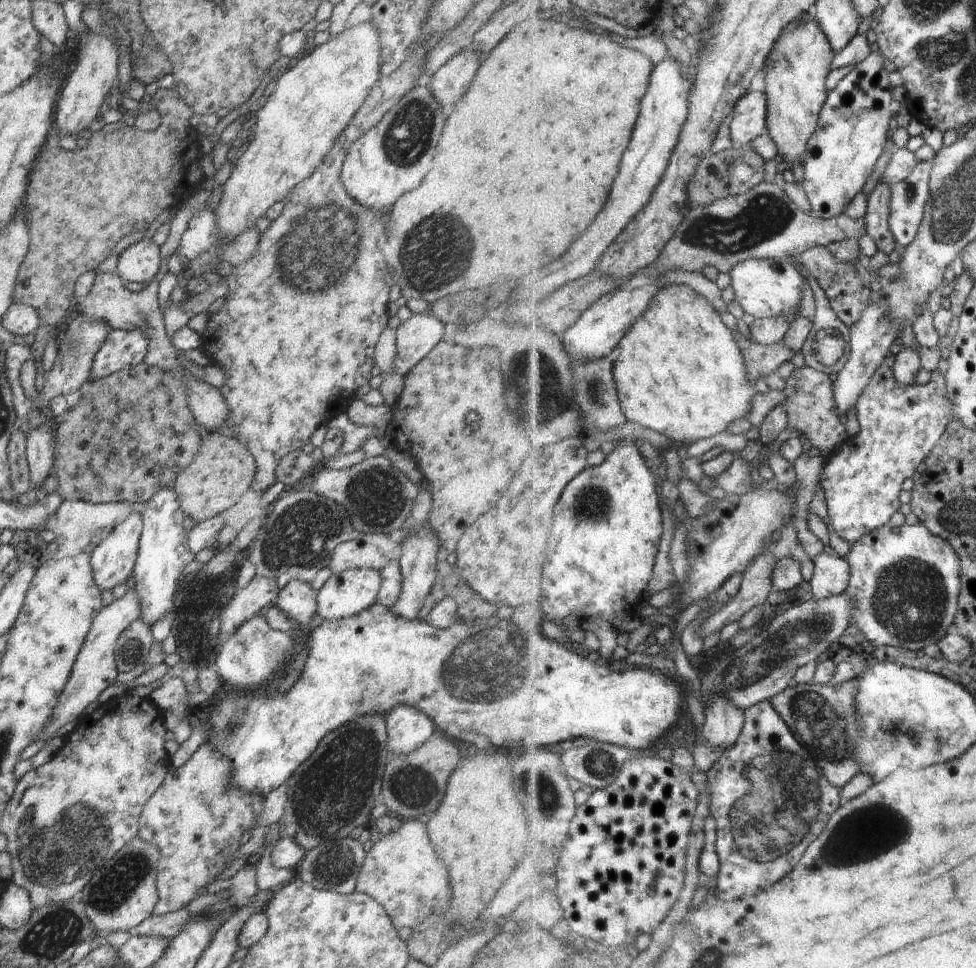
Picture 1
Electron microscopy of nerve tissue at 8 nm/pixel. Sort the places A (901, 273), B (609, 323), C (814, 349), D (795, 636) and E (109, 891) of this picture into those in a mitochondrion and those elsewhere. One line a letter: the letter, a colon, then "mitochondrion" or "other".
A: other
B: other
C: mitochondrion
D: mitochondrion
E: mitochondrion

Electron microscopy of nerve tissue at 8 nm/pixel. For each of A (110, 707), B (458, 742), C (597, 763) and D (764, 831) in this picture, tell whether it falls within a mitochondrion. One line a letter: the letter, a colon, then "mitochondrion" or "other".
A: other
B: other
C: mitochondrion
D: mitochondrion

